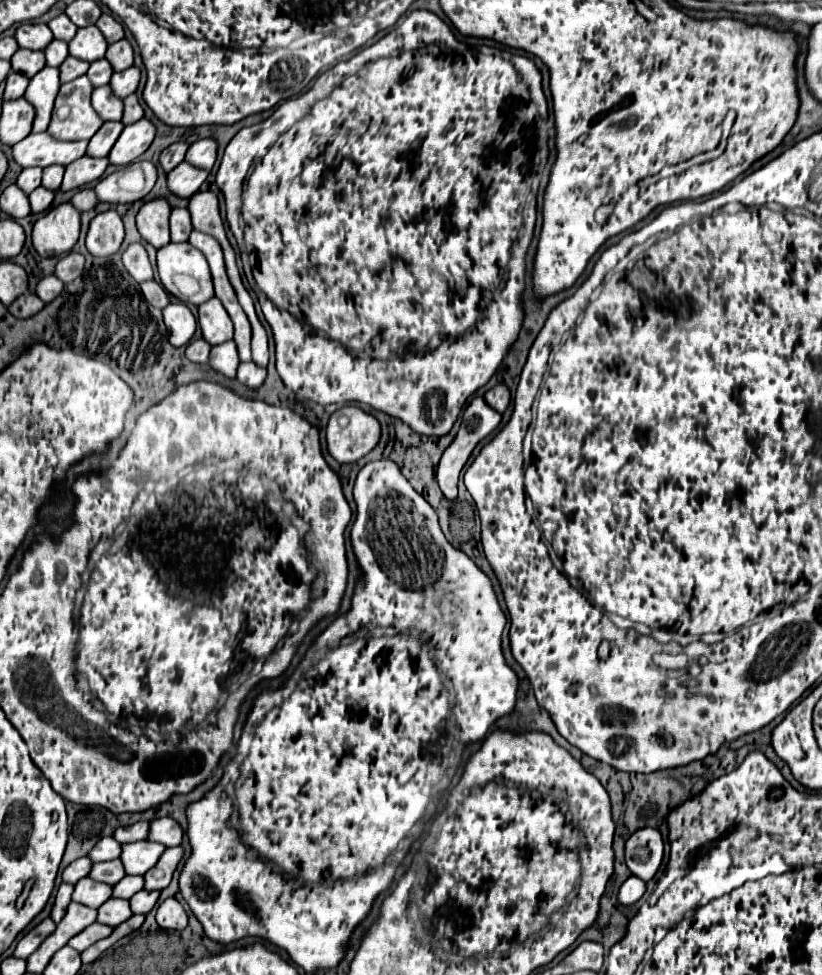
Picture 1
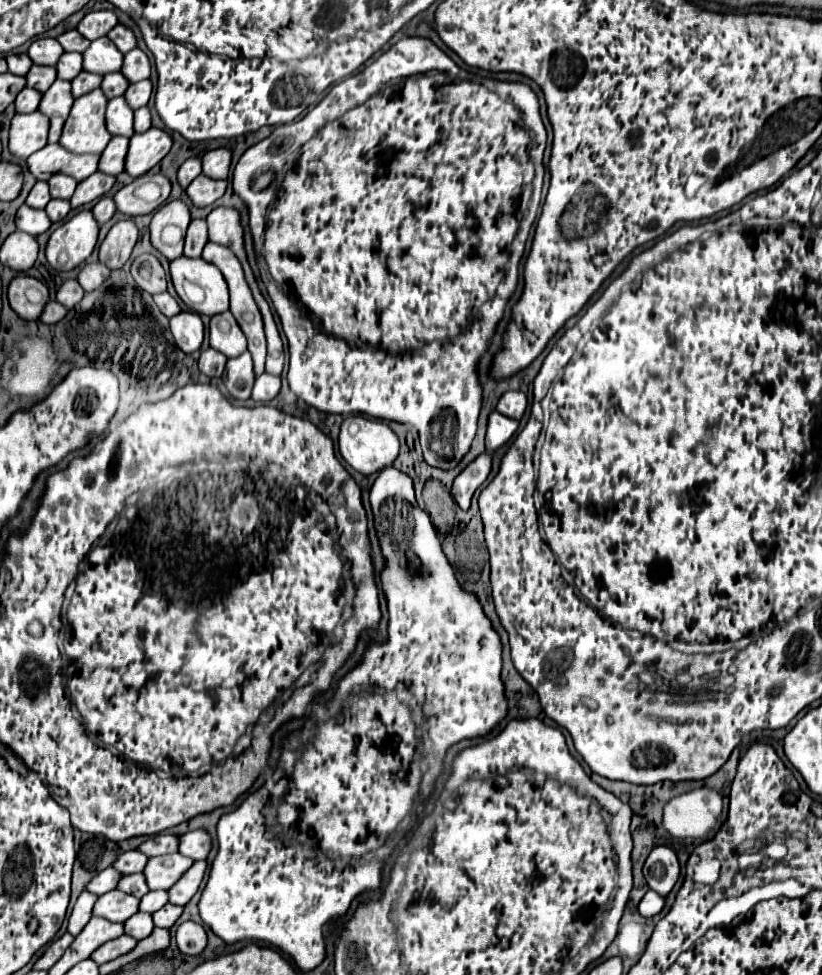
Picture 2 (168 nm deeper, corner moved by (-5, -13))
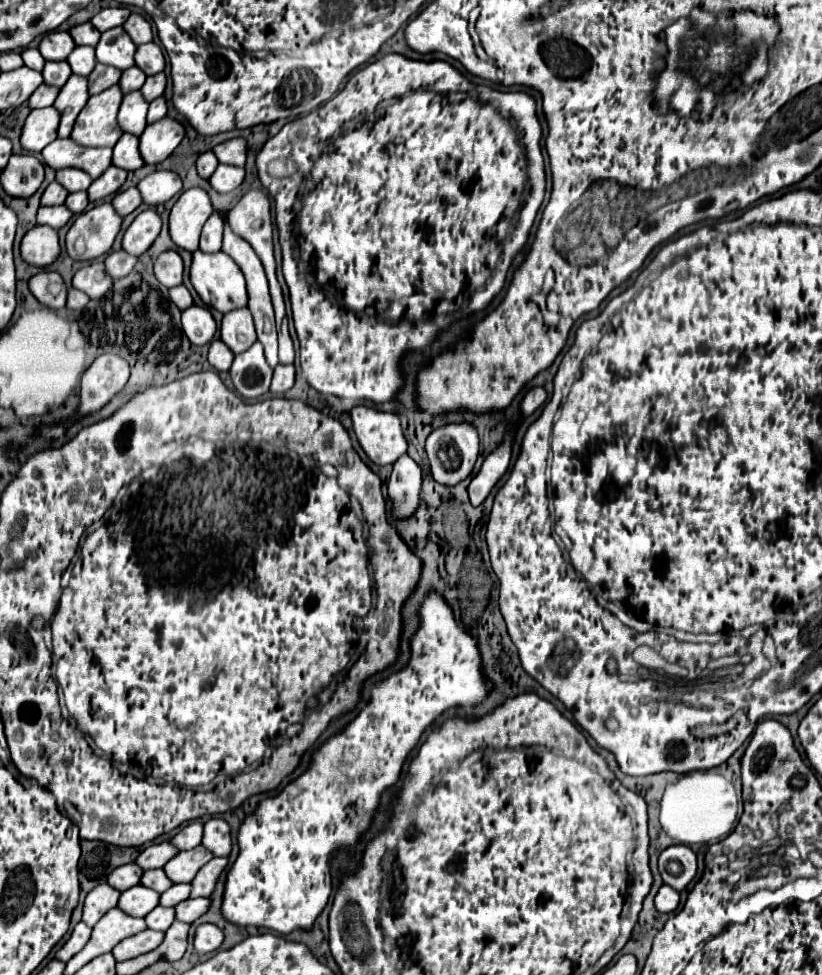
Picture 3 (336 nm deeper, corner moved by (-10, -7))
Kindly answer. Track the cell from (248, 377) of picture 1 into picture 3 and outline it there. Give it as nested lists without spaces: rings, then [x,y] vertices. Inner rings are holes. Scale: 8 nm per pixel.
[[[276,365],[272,375],[272,393],[284,393],[294,385],[294,365]]]

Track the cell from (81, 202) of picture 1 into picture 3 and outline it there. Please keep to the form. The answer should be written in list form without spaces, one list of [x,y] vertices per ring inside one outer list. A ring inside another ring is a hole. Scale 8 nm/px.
[[[130,187],[130,189],[126,189],[126,191],[120,191],[120,193],[116,193],[114,199],[112,199],[112,207],[114,207],[120,215],[132,213],[140,203],[142,203],[142,199],[140,199],[140,193],[138,193],[136,187]]]

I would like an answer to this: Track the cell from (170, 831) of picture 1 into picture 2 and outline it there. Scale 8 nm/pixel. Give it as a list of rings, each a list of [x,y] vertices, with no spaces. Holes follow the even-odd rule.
[[[195,829],[181,835],[181,847],[179,847],[181,855],[187,855],[197,861],[197,859],[207,859],[209,851],[211,851],[211,837],[205,829]]]

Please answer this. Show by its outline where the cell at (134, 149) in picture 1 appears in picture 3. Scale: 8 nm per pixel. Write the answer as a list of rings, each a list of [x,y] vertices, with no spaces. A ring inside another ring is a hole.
[[[164,117],[144,129],[140,135],[140,155],[146,165],[162,163],[182,141],[184,127],[176,119]]]

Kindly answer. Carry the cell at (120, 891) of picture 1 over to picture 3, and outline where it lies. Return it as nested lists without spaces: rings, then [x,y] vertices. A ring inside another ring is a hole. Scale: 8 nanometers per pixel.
[[[172,885],[172,889],[166,889],[166,893],[160,895],[160,905],[174,907],[176,903],[188,899],[188,895],[190,895],[190,885]]]

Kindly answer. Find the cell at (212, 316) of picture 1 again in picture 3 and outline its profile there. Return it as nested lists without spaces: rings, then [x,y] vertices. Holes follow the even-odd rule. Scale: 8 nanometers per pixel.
[[[242,307],[242,309],[226,313],[220,325],[220,335],[234,355],[246,351],[256,341],[256,331],[254,331],[250,311]]]

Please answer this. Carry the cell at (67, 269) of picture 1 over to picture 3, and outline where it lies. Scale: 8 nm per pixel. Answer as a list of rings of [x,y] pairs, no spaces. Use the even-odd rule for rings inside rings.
[[[114,251],[104,259],[104,267],[112,279],[120,279],[120,277],[128,275],[132,271],[134,263],[136,263],[136,257],[128,255],[124,251]]]

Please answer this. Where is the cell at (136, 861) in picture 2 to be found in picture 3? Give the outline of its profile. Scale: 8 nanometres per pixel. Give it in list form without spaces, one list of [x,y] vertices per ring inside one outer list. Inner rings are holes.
[[[168,841],[164,843],[158,843],[158,845],[150,845],[146,847],[140,857],[136,857],[136,865],[140,865],[140,869],[158,869],[158,867],[164,867],[166,861],[170,857],[174,857],[178,853],[176,847],[172,847]]]

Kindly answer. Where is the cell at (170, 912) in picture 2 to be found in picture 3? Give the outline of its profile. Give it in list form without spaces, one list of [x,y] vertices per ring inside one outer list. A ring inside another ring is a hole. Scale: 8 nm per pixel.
[[[204,897],[198,899],[188,899],[188,901],[180,901],[180,905],[176,905],[176,919],[184,921],[184,923],[194,923],[202,913],[206,913],[210,901]]]

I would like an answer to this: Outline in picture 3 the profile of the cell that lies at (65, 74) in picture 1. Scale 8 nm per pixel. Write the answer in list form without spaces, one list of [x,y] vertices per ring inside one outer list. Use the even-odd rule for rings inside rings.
[[[96,63],[94,71],[88,75],[88,93],[96,95],[96,93],[116,85],[118,79],[120,79],[120,69],[112,69],[108,65]]]

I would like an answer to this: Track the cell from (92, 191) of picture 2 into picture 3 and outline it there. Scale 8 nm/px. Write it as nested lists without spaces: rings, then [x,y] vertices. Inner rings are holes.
[[[110,165],[102,173],[102,177],[100,179],[94,179],[92,185],[88,187],[88,199],[90,201],[98,201],[98,199],[102,199],[106,195],[114,195],[122,187],[124,181],[126,181],[126,171],[120,169],[120,167]]]

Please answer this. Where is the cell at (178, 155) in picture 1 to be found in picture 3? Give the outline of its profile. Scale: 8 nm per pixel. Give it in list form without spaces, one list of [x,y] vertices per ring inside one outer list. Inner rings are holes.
[[[204,151],[204,153],[198,157],[198,161],[196,161],[198,175],[200,175],[202,179],[208,179],[208,177],[214,173],[216,165],[218,165],[218,159],[216,159],[216,155],[214,155],[212,151]]]

